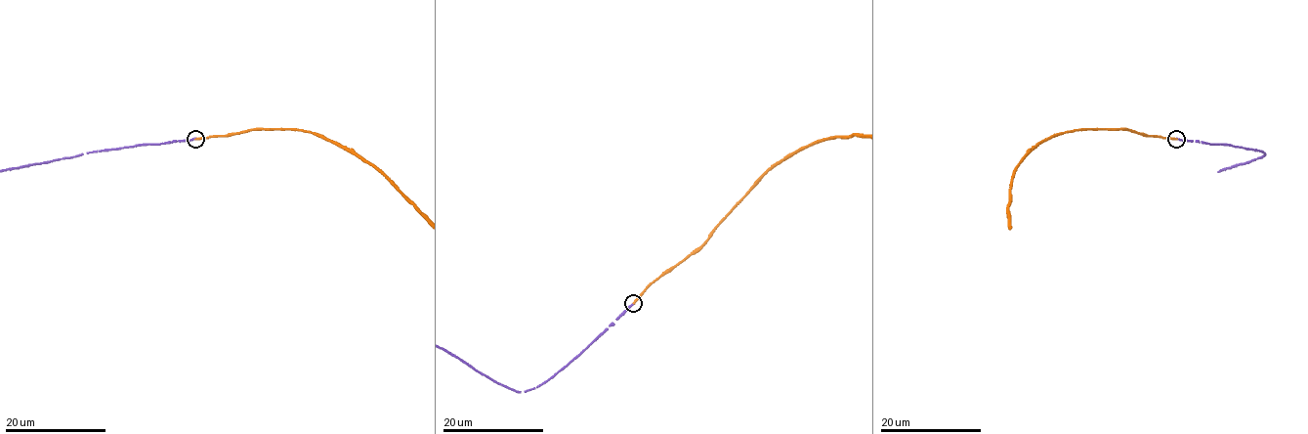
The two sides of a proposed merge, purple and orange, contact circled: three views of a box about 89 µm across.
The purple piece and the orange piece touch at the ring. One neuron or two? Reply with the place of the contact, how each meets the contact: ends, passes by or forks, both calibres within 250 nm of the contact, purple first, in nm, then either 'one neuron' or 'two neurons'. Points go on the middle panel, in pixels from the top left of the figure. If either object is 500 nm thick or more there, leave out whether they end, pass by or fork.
place (633, 303); purple ends; orange ends; calibres 200 and 190 nm; one neuron

